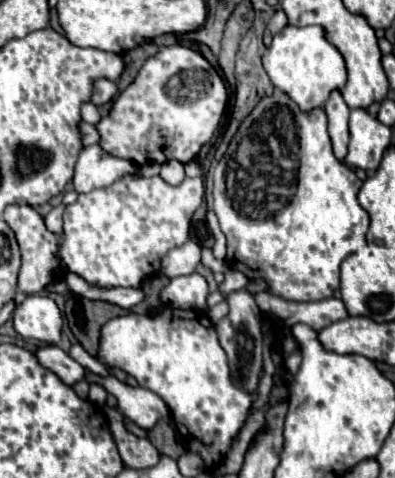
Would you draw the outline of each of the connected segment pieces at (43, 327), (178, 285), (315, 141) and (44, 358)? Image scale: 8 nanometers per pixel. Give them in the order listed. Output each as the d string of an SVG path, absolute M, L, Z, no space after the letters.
M44 294L26 296L20 306L16 306L14 328L22 338L34 338L48 344L60 342L62 314L56 302Z
M188 274L172 278L166 288L160 290L160 300L172 308L202 310L208 296L208 282L200 274Z
M274 90L270 96L264 96L258 102L258 106L250 112L250 116L246 116L246 120L240 124L240 130L232 138L226 154L222 156L222 160L218 162L218 166L214 170L214 212L218 216L218 222L220 222L220 228L222 228L224 236L228 240L226 262L234 270L240 270L242 274L246 274L250 280L254 280L256 276L264 278L270 286L270 292L284 298L284 300L312 302L312 300L330 298L332 292L338 290L338 286L340 286L340 264L344 262L346 256L358 252L358 248L362 244L362 238L368 232L368 224L370 224L368 212L358 204L360 186L362 186L362 180L354 174L354 170L350 170L346 164L342 164L334 156L332 142L330 142L330 136L328 136L328 120L326 120L324 108L312 108L310 112L302 112L298 108L298 104L294 104L294 100L290 100L290 96L286 96L286 92Z
M42 346L34 352L34 356L38 358L38 362L52 370L64 384L72 386L74 382L84 378L84 368L72 360L64 350L60 350L58 346Z

